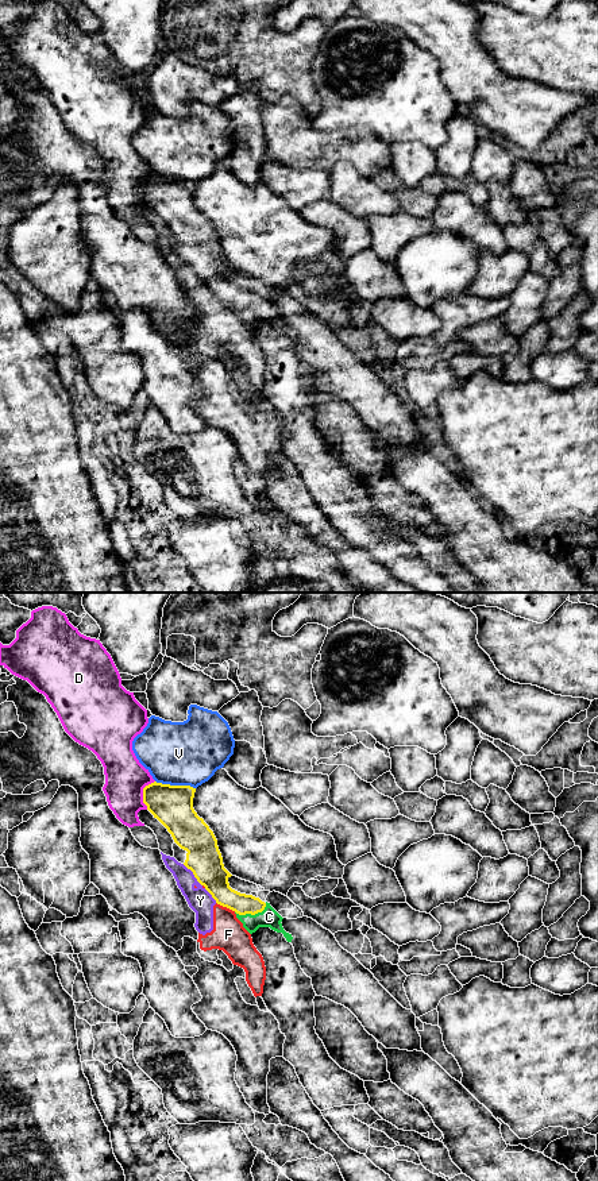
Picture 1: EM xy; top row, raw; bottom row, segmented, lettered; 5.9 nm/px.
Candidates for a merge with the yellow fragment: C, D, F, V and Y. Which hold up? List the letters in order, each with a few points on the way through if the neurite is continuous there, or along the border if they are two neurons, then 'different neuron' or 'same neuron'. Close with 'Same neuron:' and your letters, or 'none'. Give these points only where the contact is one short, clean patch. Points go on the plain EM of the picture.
C: runs through xy (219, 282), (251, 309), (269, 312); same neuron
D: different neuron
F: border along xy (216, 297), (235, 307); different neuron
V: different neuron
Y: different neuron
Same neuron: C

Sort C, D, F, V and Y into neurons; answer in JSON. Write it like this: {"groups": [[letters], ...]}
{"groups": [["C"], ["D"], ["F", "Y"], ["V"]]}

